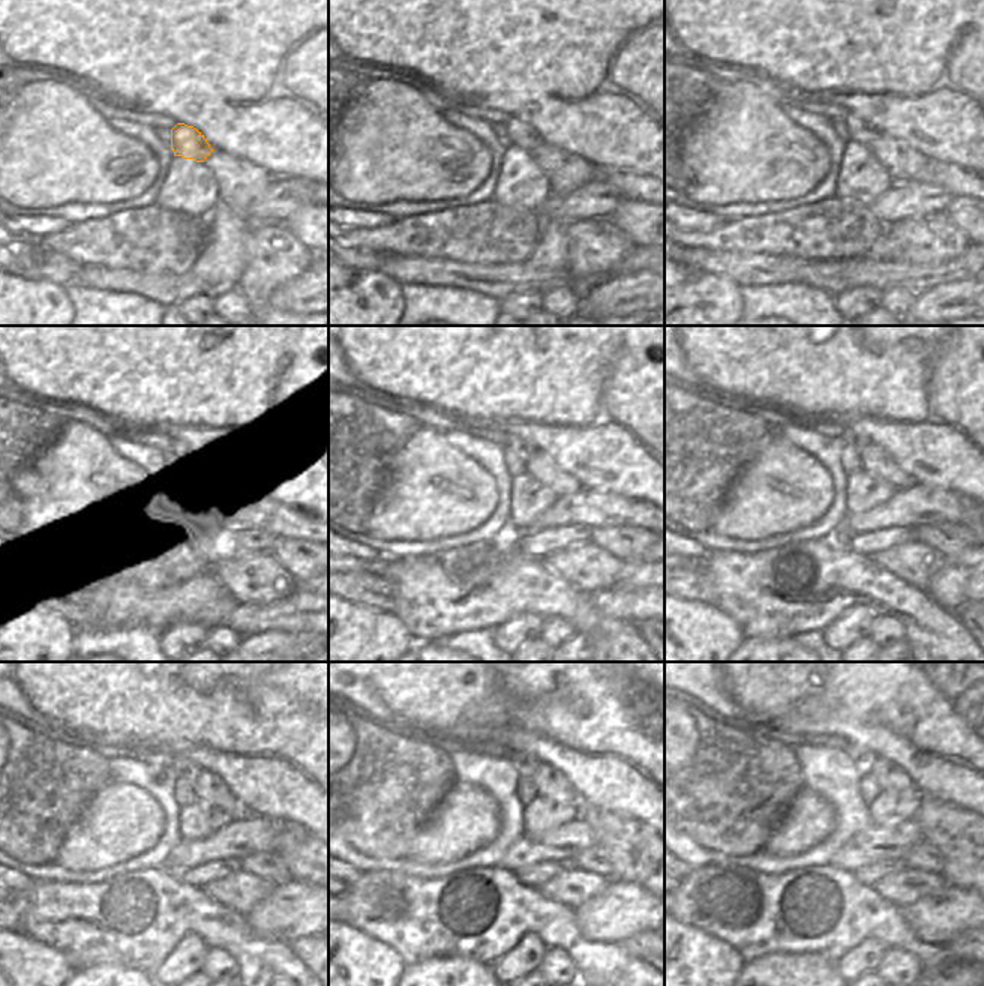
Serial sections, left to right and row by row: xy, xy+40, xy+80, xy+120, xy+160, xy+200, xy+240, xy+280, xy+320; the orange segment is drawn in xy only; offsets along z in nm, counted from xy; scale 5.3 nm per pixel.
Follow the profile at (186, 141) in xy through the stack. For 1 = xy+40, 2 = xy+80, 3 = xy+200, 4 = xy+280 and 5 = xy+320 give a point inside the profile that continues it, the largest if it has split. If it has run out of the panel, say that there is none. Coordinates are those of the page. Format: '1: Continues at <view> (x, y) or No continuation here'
1: Continues at xy+40 (519, 134)
2: Continues at xy+80 (858, 129)
3: Continues at xy+200 (851, 438)
4: Continues at xy+280 (525, 764)
5: Continues at xy+320 (863, 758)

